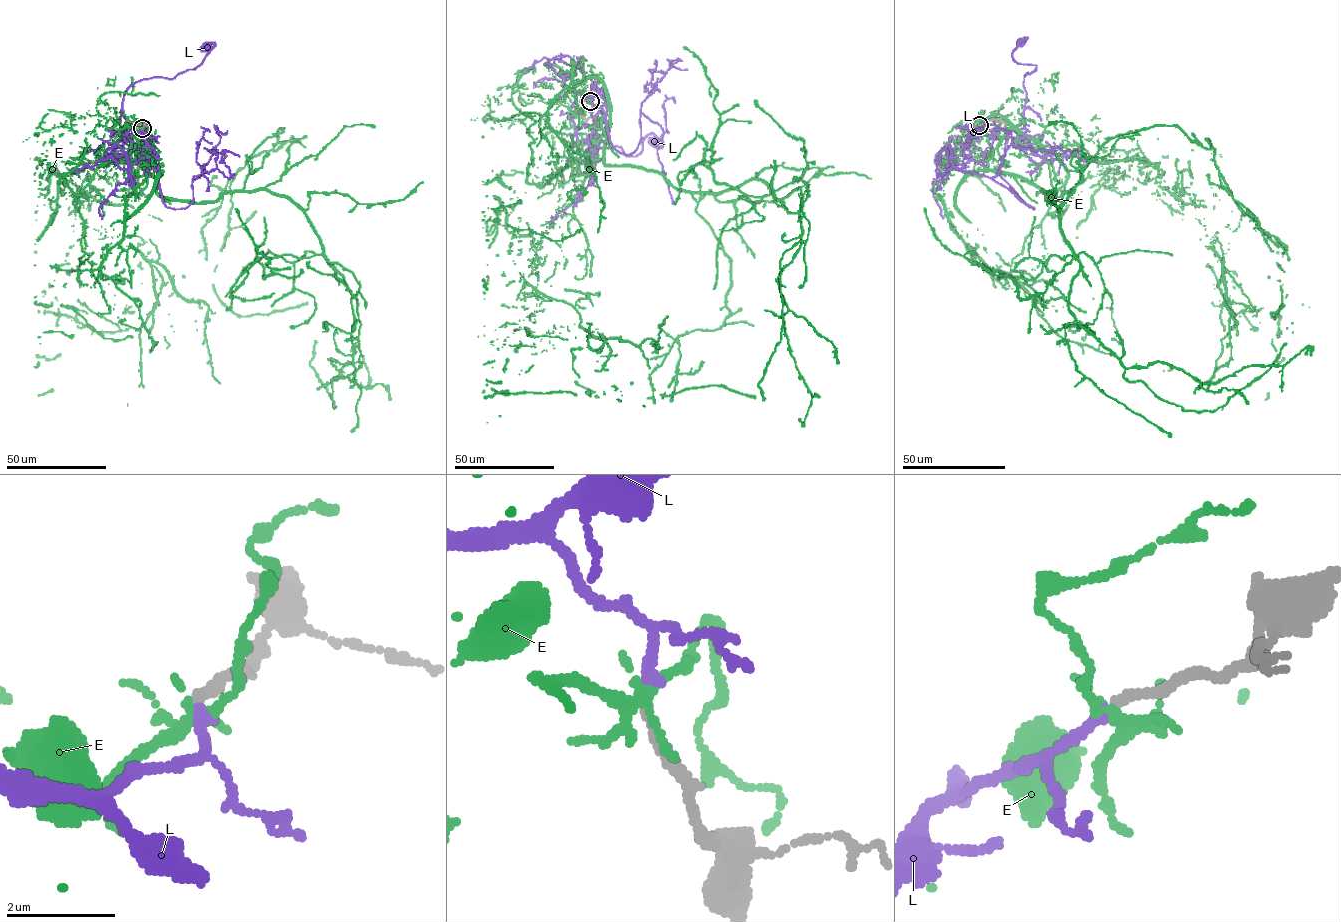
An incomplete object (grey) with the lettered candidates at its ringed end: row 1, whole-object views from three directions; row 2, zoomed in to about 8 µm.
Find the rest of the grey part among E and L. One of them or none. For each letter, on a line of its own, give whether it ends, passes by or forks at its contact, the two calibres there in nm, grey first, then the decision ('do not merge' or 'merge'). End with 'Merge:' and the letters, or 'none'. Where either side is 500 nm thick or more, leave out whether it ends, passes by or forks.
E: it forks; calibres 190 and 220 nm; do not merge
L: it ends; calibres 170 and 200 nm; merge
Merge: L

